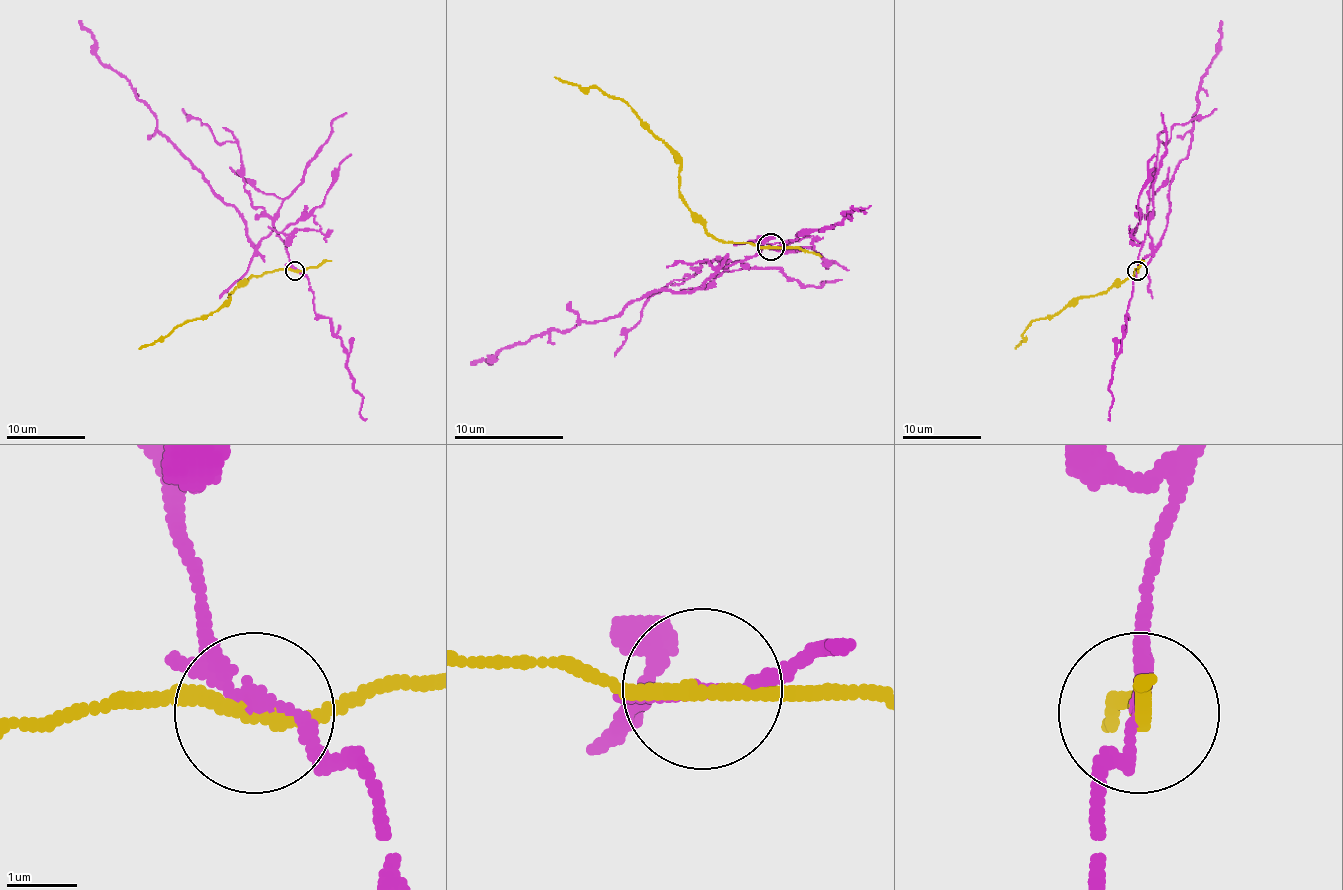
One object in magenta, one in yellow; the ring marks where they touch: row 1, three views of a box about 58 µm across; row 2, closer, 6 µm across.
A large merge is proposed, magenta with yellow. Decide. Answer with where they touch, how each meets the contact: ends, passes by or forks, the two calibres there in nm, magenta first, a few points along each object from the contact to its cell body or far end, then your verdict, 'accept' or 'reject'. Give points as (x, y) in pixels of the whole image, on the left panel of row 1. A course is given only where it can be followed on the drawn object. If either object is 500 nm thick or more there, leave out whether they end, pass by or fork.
place (295, 270); magenta forks; yellow passes by; calibres 150 and 200 nm; course magenta (294, 271), (274, 231), (257, 245), (249, 237), (243, 216), (101, 61), (79, 20); course yellow (294, 271), (284, 269), (253, 275), (213, 312), (189, 320), (138, 348); reject

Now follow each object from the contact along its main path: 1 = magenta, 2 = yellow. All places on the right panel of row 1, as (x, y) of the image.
1: (1138, 271), (1148, 231), (1156, 245), (1161, 237), (1169, 180), (1187, 154), (1199, 83), (1219, 52), (1221, 20)
2: (1138, 271), (1098, 295), (1075, 299), (1059, 312), (1033, 320), (1015, 348)

